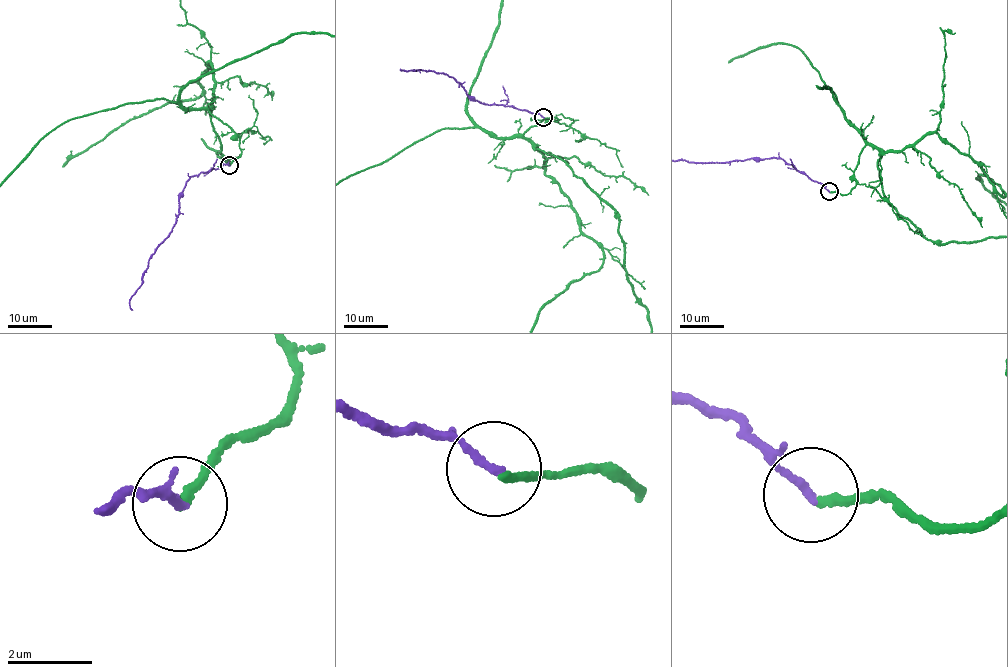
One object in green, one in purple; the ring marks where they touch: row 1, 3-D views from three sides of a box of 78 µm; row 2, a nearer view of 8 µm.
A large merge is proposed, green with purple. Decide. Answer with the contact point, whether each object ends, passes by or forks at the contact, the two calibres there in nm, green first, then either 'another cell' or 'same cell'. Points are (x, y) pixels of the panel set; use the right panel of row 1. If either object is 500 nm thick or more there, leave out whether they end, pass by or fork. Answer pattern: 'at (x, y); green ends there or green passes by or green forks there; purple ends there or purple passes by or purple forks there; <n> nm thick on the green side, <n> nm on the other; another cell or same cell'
at (829, 191); green ends there; purple ends there; 200 nm thick on the green side, 190 nm on the other; same cell

